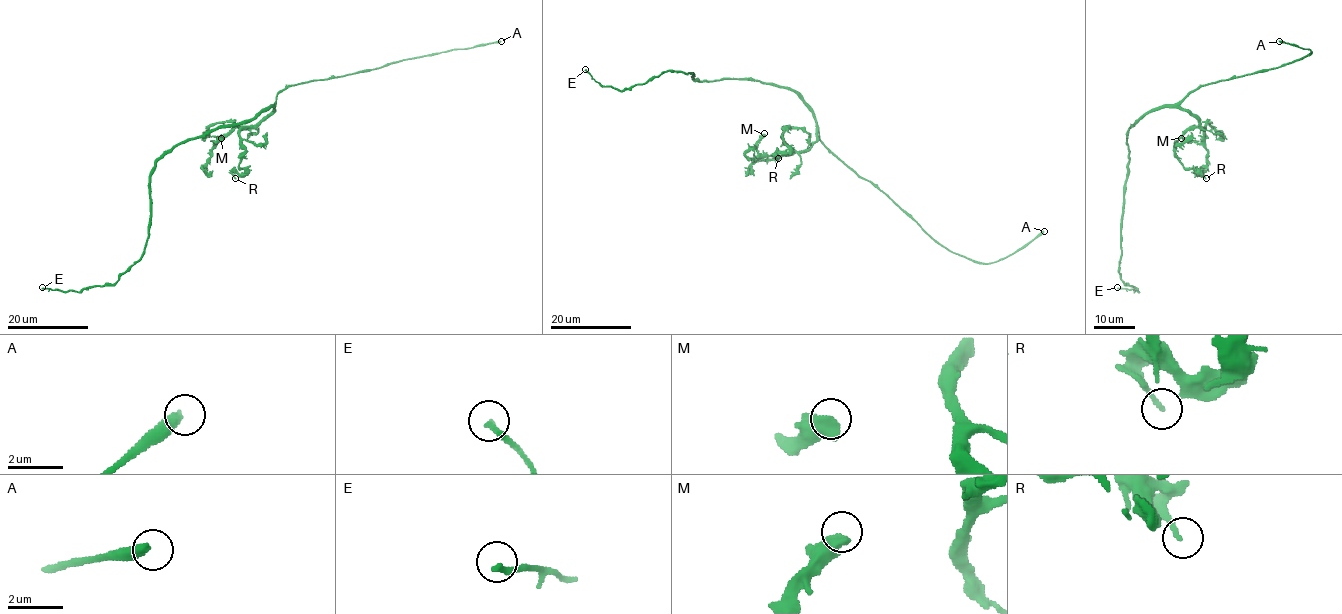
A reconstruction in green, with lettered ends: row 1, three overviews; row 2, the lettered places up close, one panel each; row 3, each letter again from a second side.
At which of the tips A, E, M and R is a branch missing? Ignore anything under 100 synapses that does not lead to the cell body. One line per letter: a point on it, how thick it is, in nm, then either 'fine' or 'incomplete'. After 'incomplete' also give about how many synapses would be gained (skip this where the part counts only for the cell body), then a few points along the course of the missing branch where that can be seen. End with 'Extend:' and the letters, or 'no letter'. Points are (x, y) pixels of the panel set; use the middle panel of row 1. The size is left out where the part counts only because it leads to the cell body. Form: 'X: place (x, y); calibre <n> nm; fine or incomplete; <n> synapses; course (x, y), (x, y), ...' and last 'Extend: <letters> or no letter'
A: place (1044, 231); calibre 400 nm; incomplete; 300 synapses
E: place (585, 69); calibre 240 nm; fine
M: place (764, 133); calibre 550 nm; fine
R: place (778, 158); calibre 160 nm; fine
Extend: A

